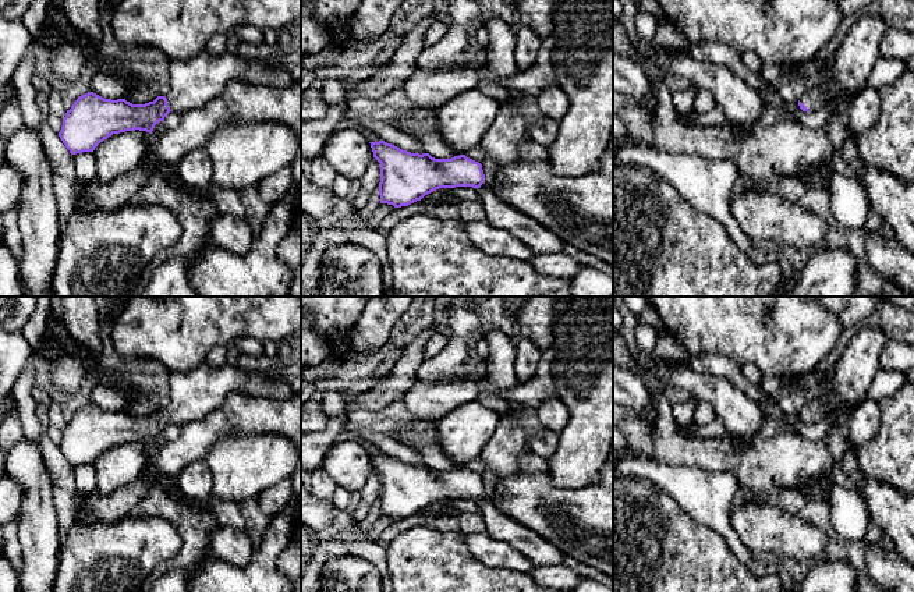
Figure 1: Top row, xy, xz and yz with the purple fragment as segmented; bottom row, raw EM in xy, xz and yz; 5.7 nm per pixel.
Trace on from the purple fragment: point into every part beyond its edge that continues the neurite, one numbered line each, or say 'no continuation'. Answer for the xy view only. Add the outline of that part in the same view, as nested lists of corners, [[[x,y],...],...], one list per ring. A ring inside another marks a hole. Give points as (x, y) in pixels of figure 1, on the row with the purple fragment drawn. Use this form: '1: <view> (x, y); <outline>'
1: xy (194, 82); [[[205,49],[191,60],[170,61],[167,104],[177,113],[199,107],[223,93],[233,81],[284,88],[294,79],[290,71],[269,68],[261,60],[248,61],[227,50],[213,56]]]

